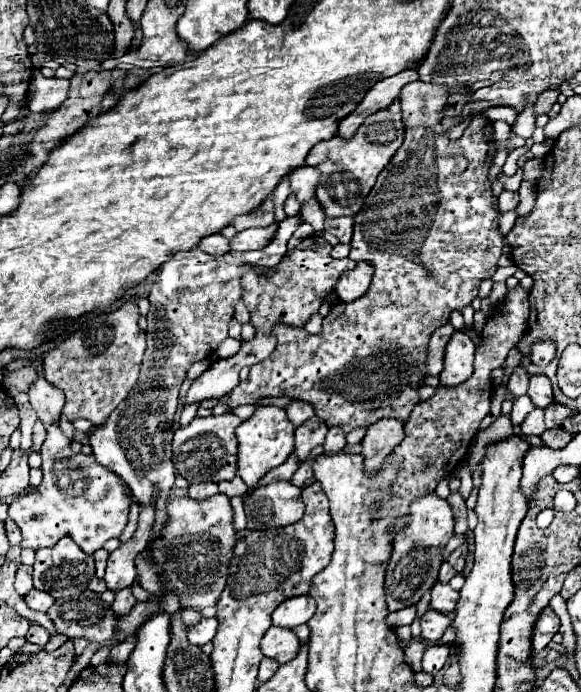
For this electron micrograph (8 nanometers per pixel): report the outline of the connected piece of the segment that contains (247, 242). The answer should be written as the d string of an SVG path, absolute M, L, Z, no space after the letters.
M274 225L264 227L264 229L248 229L248 231L240 231L230 239L230 251L246 251L246 249L260 249L262 245L268 243L268 239L274 233Z

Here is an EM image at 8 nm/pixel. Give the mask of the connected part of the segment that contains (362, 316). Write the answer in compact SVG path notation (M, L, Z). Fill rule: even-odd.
M422 81L404 85L400 93L402 119L406 125L404 143L388 167L378 175L366 201L378 205L364 205L354 217L352 247L380 245L372 257L374 287L370 287L368 293L358 297L354 303L332 303L330 313L324 317L324 325L316 335L310 335L306 329L276 323L272 329L272 337L276 337L274 353L252 365L248 379L230 391L230 411L244 403L258 405L266 397L288 395L292 399L312 403L316 407L316 415L328 427L342 427L346 433L356 427L368 427L382 417L394 417L400 421L408 419L412 407L418 403L416 389L426 377L424 359L430 335L434 329L448 323L452 311L460 311L472 303L478 295L480 281L492 277L498 269L504 245L498 231L500 213L494 207L496 201L488 183L488 167L492 163L490 121L486 117L476 117L458 141L450 141L442 135L444 129L440 127L440 119L444 105L456 103L458 97L466 93L468 87L438 87Z

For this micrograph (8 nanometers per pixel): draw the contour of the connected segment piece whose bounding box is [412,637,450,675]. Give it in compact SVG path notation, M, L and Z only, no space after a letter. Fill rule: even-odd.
M412 637L412 641L418 641L424 645L424 655L422 655L422 669L426 673L436 673L444 667L448 655L450 655L450 649L448 647L442 647L442 645L428 645L422 637Z

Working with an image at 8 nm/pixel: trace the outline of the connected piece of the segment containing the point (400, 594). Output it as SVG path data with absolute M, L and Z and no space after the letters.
M436 491L418 497L410 505L410 515L406 527L402 527L394 537L394 551L386 567L386 603L390 611L416 605L426 591L436 583L438 569L442 565L442 551L448 539L454 535L454 517L446 499L438 497Z

